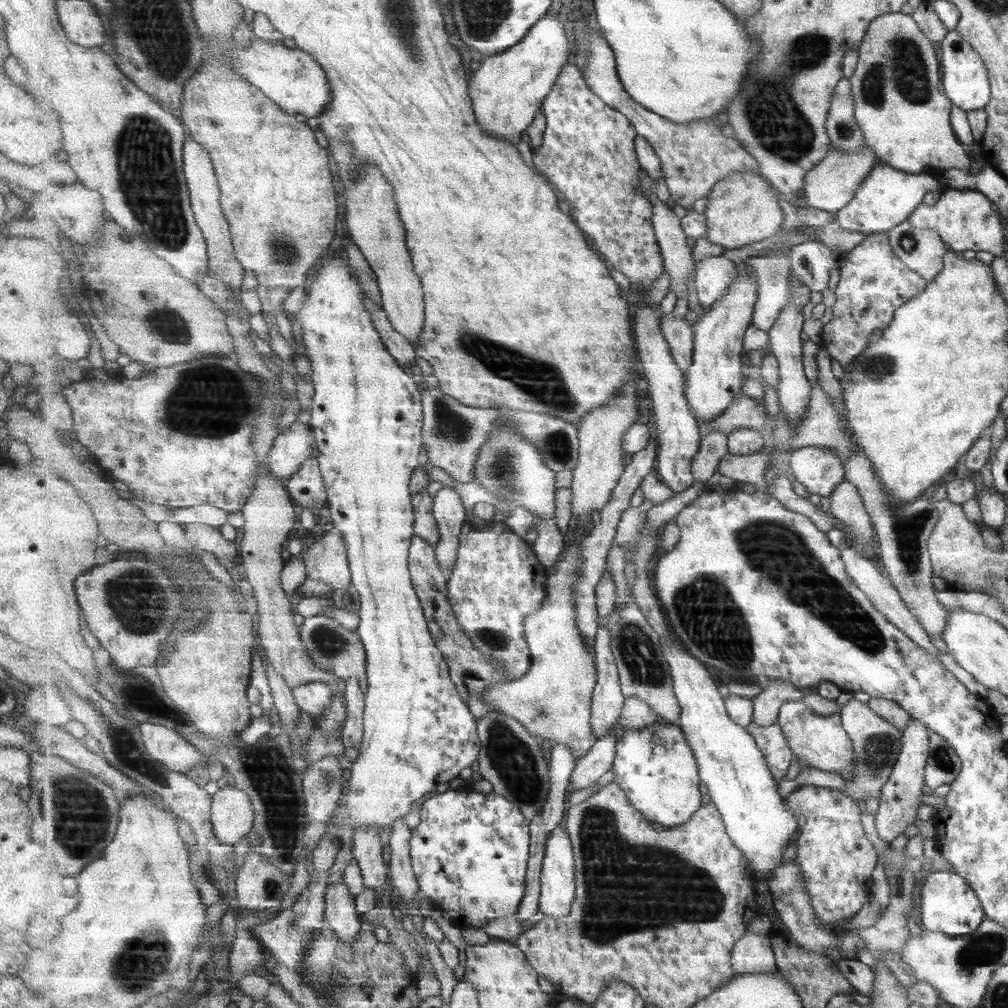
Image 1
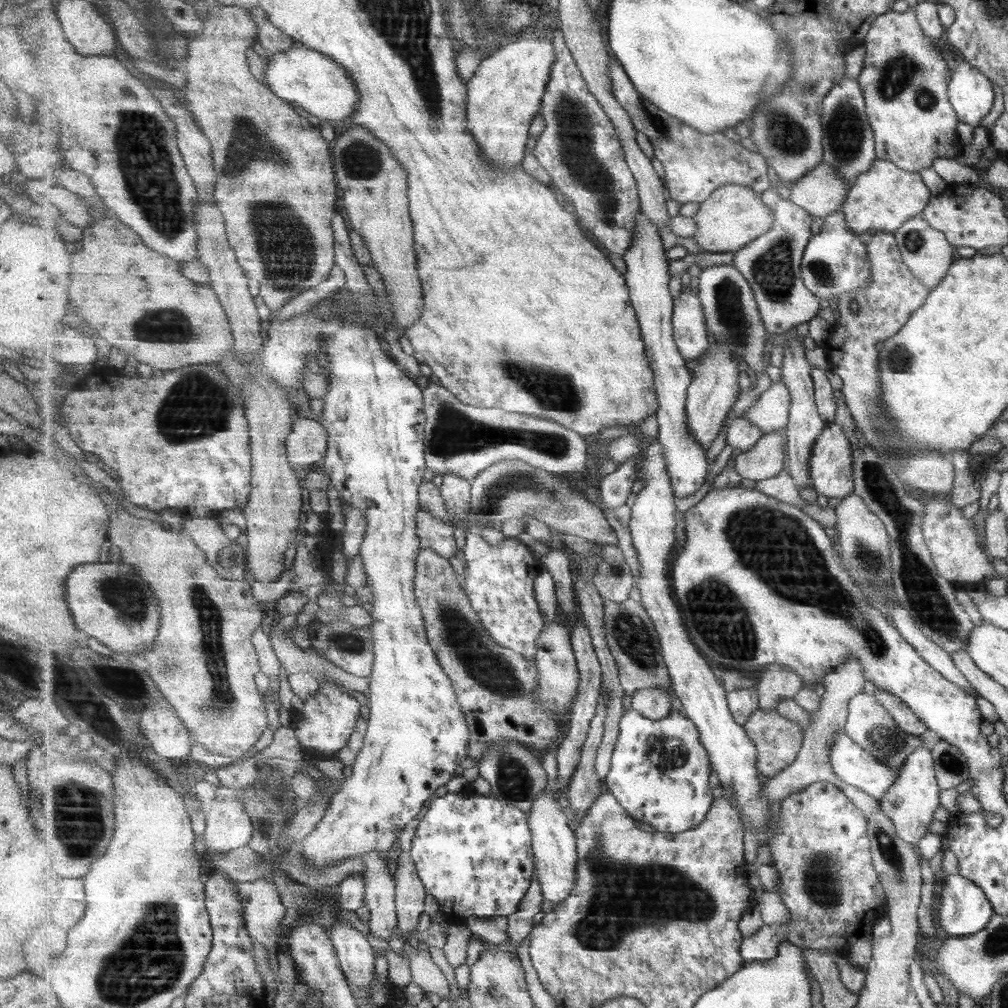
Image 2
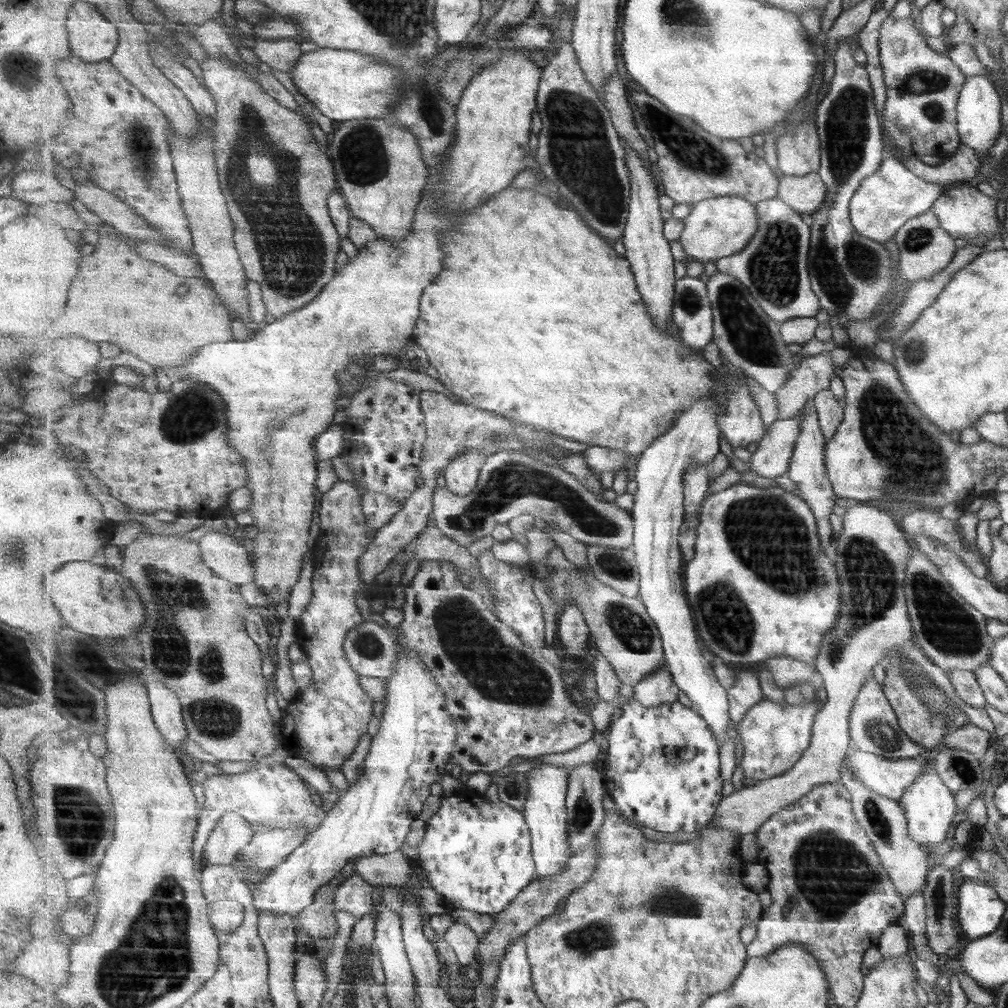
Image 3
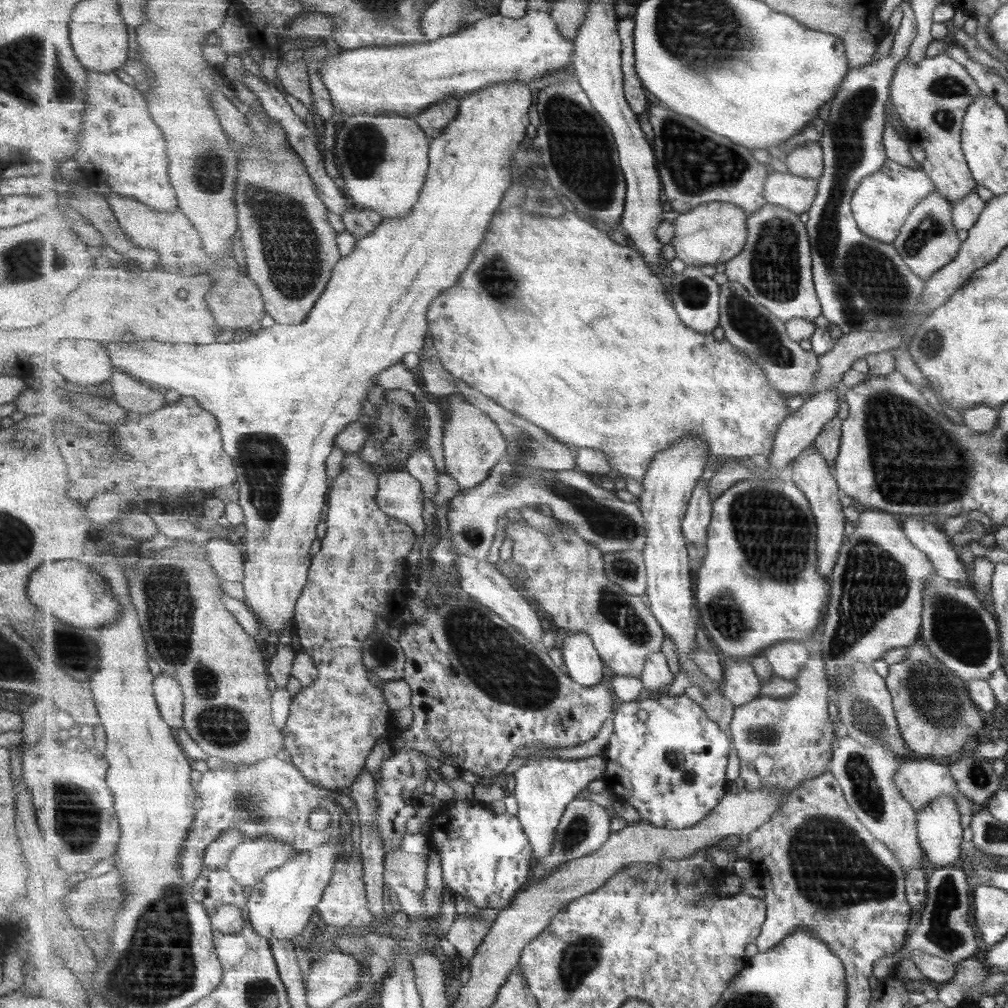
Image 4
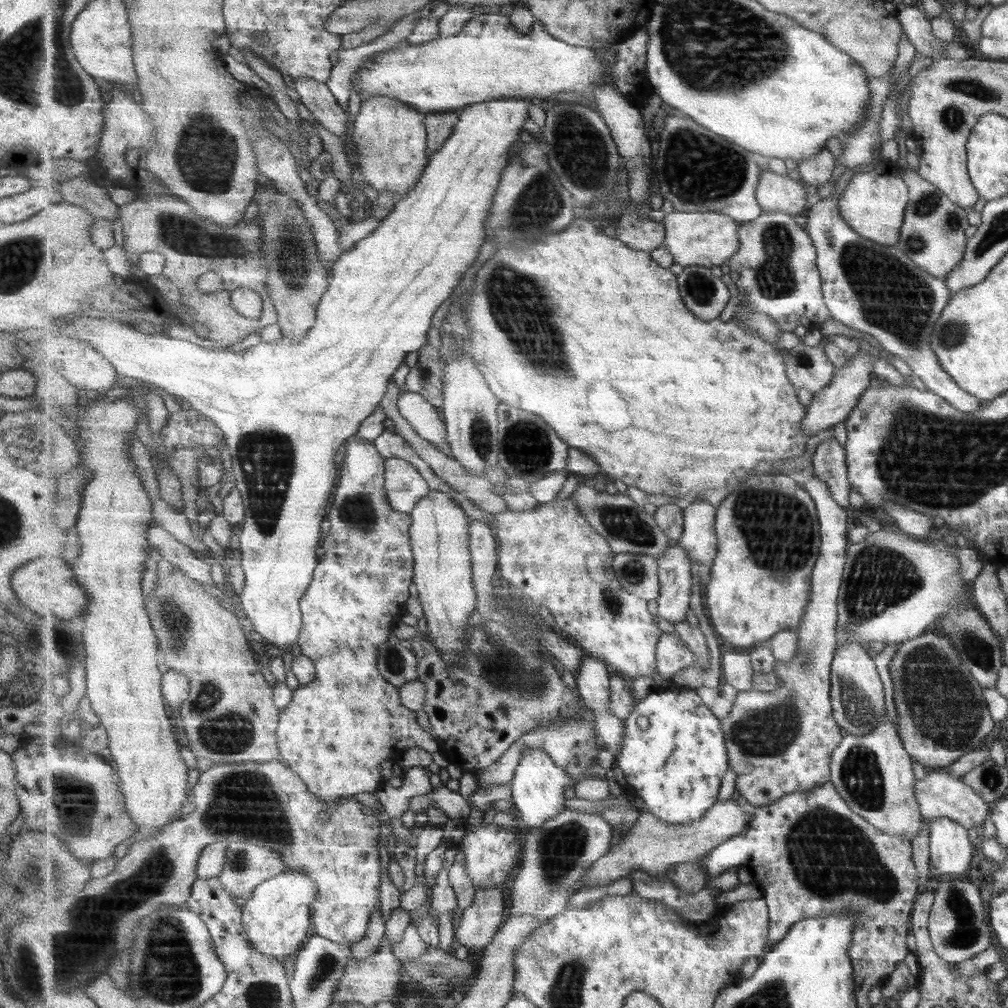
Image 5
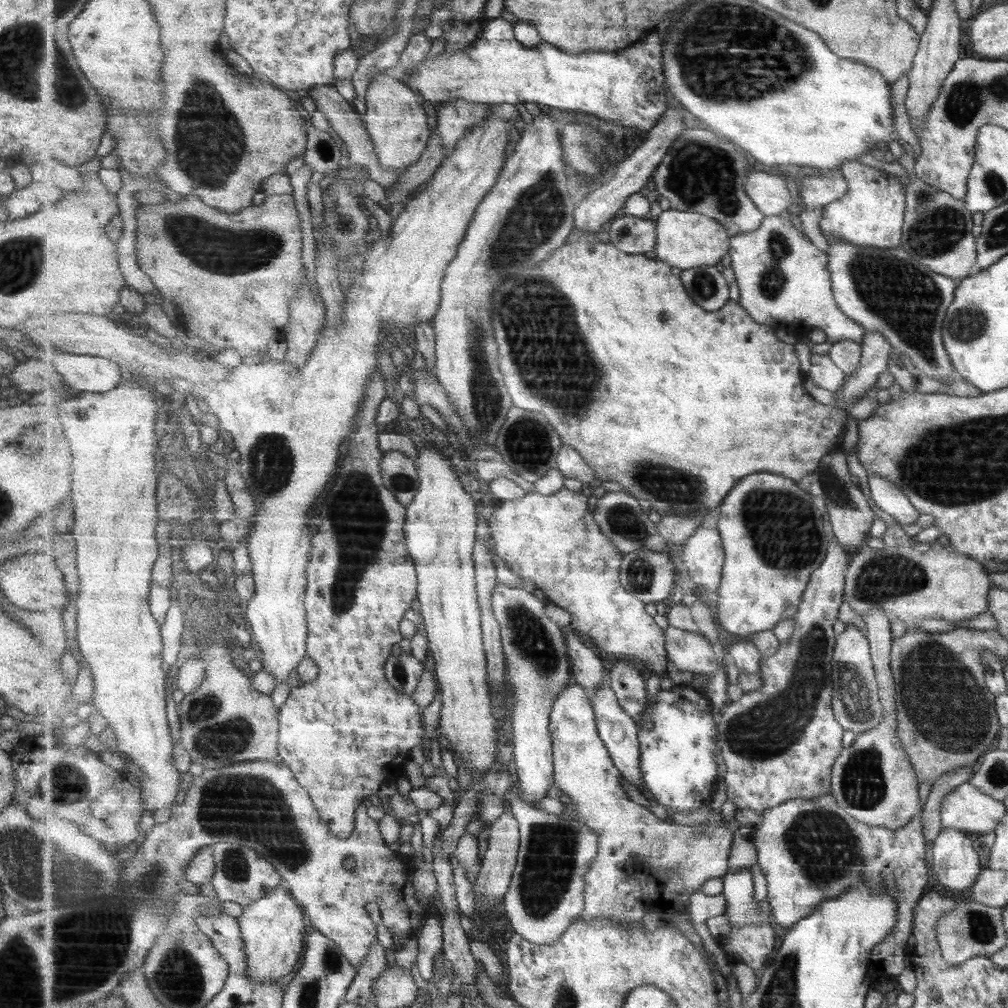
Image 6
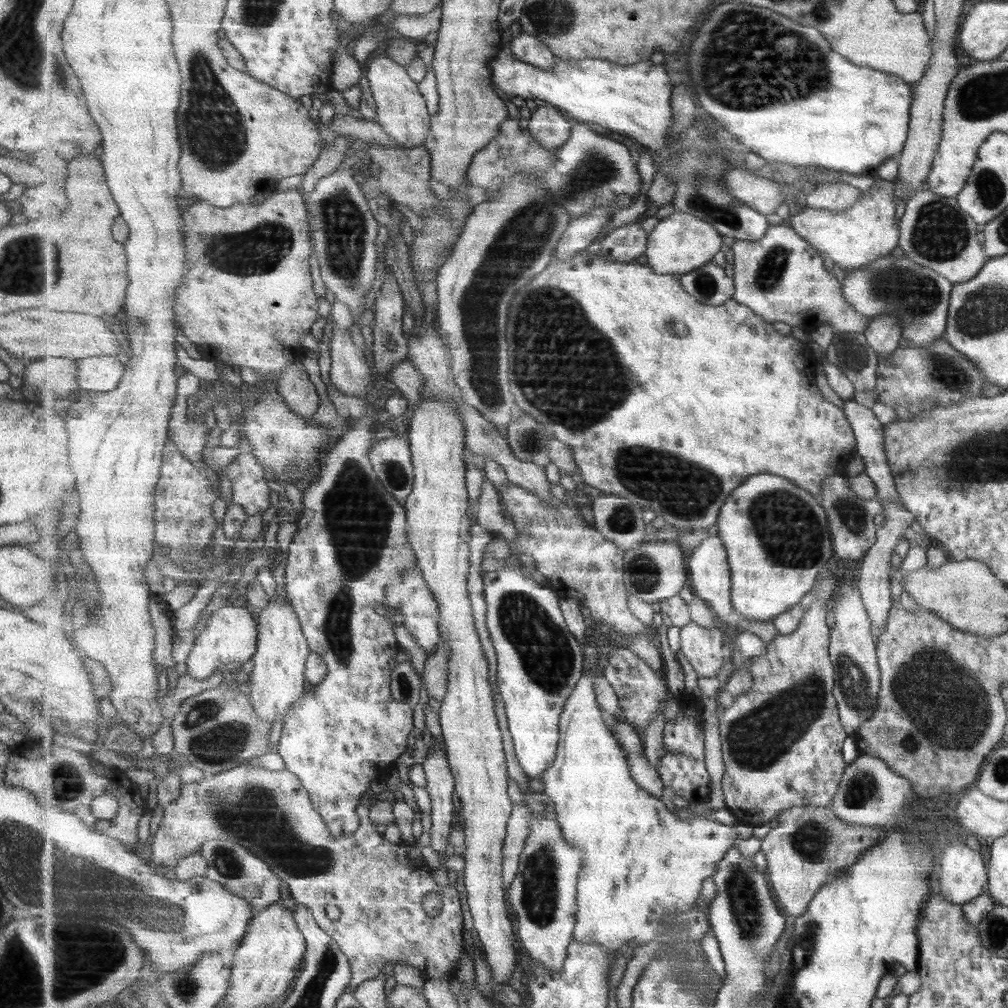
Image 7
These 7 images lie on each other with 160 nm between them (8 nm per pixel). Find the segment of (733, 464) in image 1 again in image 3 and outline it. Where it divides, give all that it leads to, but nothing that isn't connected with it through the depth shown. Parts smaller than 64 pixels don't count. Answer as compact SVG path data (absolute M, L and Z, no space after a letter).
M797 415L770 425L764 440L753 449L750 470L755 475L768 479L788 475L793 450L801 435L801 418Z

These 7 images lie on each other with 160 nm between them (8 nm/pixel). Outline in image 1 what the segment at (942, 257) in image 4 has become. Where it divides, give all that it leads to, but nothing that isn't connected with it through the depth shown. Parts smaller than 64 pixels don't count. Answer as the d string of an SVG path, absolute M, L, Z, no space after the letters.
M904 221L886 235L897 258L926 283L931 282L942 269L942 256L947 247L937 232L913 228Z

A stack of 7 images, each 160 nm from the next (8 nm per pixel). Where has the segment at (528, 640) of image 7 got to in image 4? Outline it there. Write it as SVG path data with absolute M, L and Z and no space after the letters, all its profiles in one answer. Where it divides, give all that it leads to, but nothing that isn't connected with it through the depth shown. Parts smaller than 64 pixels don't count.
M598 754L573 760L540 757L523 764L513 773L516 784L514 795L520 806L517 816L532 841L535 858L542 859L551 854L557 827L569 803L576 800L579 792L588 788L594 780L603 779L607 769L605 754Z

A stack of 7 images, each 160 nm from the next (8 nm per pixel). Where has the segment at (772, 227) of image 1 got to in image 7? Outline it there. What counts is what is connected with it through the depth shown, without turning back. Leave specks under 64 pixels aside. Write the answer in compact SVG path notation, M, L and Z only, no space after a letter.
M675 210L667 218L661 219L648 234L646 258L648 265L661 274L689 274L704 264L711 263L713 256L729 240L701 217Z

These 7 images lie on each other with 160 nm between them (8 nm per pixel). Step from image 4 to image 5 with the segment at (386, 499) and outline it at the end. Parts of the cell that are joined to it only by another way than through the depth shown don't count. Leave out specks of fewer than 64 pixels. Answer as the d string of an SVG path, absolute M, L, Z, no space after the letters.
M389 458L385 462L386 484L391 508L411 514L417 504L429 496L427 480L415 466L403 458Z

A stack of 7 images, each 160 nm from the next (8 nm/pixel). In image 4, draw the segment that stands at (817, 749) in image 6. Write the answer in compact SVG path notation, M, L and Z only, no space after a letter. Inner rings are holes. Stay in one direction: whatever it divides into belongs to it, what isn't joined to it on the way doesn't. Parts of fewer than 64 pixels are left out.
M809 447L801 457L797 458L792 470L792 481L808 498L812 511L817 517L818 526L818 545L817 555L820 558L820 572L823 577L829 579L836 565L839 550L842 547L841 538L843 538L843 512L839 506L839 498L837 498L836 480L833 480L833 470L829 467L829 462L815 447ZM821 653L810 655L799 676L794 680L798 684L797 692L790 697L757 697L753 702L735 707L735 714L730 724L729 735L732 746L735 746L741 759L740 777L747 790L762 788L778 788L778 790L794 790L810 778L817 778L829 770L833 758L833 720L829 714L830 682L825 661Z

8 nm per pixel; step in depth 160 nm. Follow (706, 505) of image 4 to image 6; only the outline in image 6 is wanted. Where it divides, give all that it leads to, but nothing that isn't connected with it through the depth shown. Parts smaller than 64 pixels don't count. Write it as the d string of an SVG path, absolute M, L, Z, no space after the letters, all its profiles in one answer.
M702 525L683 545L683 565L697 592L717 592L724 576L725 549L720 530Z

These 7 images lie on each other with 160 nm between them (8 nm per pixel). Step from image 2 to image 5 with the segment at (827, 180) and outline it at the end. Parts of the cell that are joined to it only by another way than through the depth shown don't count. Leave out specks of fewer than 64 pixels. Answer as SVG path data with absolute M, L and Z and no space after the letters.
M763 172L756 192L761 210L801 215L808 206L809 189L789 176Z

